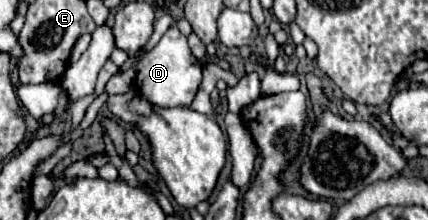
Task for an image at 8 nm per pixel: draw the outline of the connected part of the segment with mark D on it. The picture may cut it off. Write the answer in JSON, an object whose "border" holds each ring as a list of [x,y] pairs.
{"border":[[[171,26],[157,46],[147,52],[135,66],[137,78],[135,88],[141,98],[145,98],[151,106],[161,108],[175,108],[175,106],[189,106],[189,102],[197,94],[197,86],[201,84],[201,62],[191,54],[187,38]]]}

